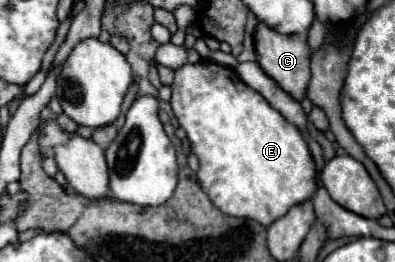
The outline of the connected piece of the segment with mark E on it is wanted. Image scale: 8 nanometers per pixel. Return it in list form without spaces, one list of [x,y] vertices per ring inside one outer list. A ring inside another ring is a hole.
[[[201,58],[197,64],[185,64],[175,70],[171,90],[173,114],[179,120],[179,126],[185,130],[195,156],[199,158],[199,184],[223,214],[251,218],[263,226],[269,226],[277,218],[285,216],[291,206],[313,196],[317,188],[315,164],[299,128],[271,108],[271,104],[259,92],[243,84],[233,68],[215,64],[209,58]]]

